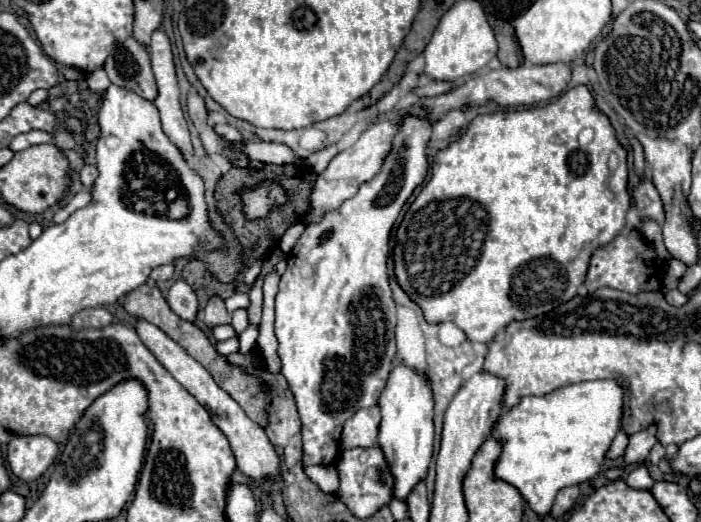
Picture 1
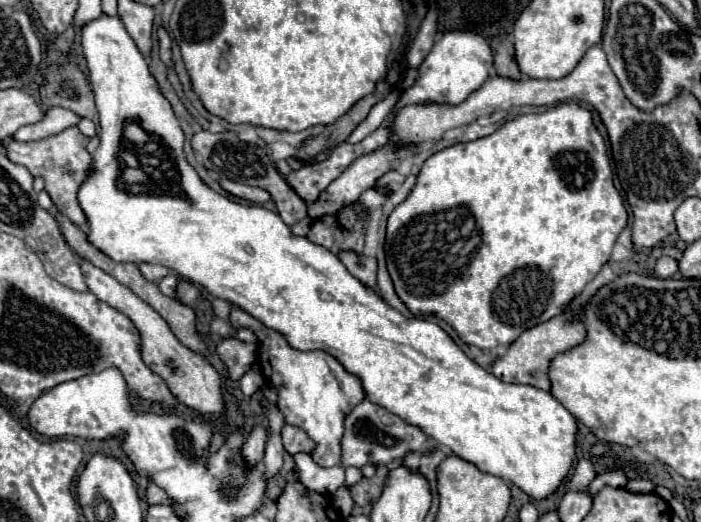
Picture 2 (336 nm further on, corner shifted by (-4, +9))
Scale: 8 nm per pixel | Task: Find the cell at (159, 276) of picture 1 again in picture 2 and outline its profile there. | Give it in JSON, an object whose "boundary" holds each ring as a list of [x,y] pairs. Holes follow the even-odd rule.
{"boundary":[[[151,263],[139,265],[139,271],[143,273],[145,279],[149,279],[149,281],[153,281],[153,283],[157,283],[157,281],[161,281],[165,275],[169,275],[169,269],[167,269],[167,267],[163,267],[163,265],[151,265]]]}

